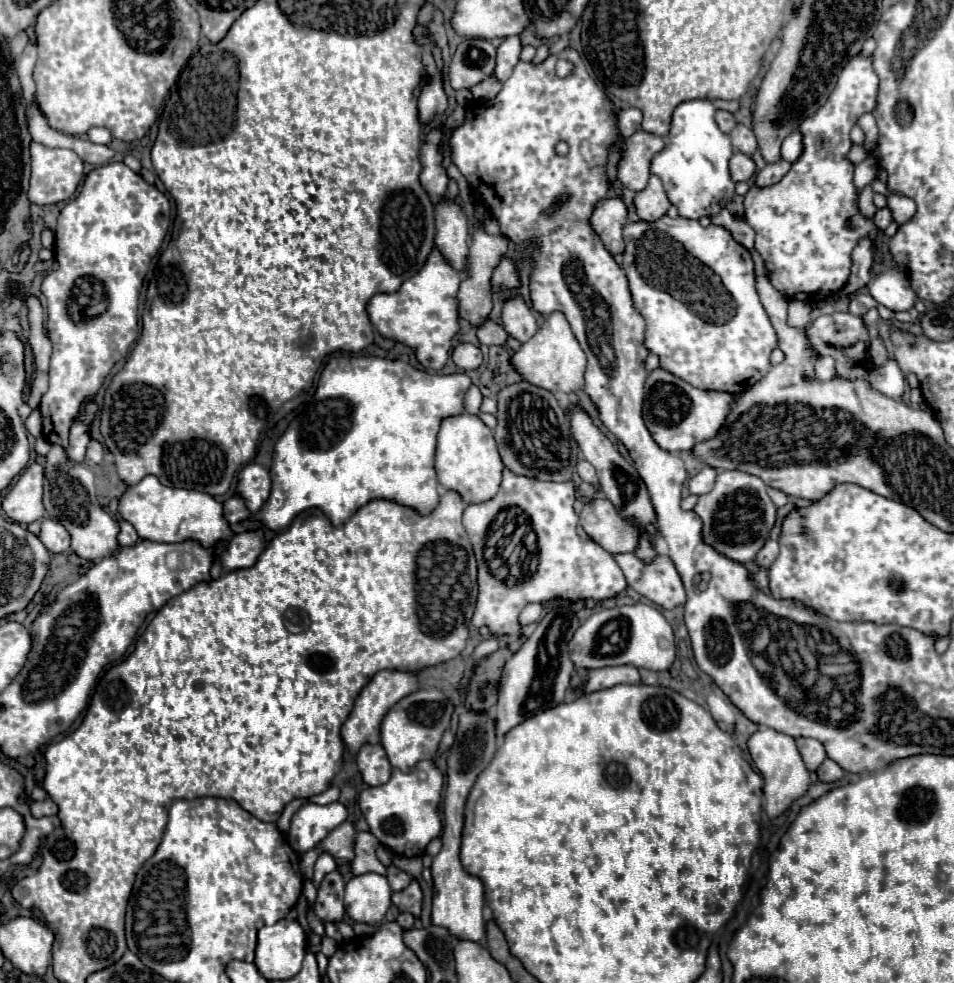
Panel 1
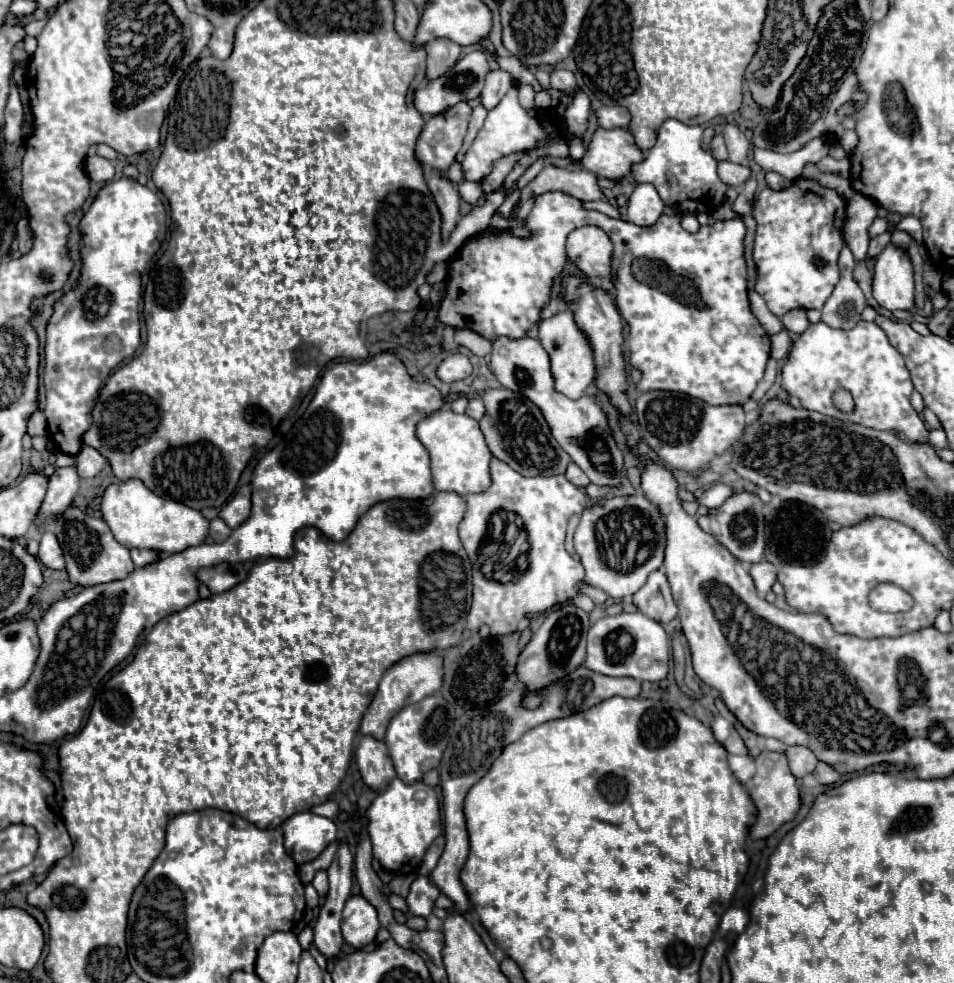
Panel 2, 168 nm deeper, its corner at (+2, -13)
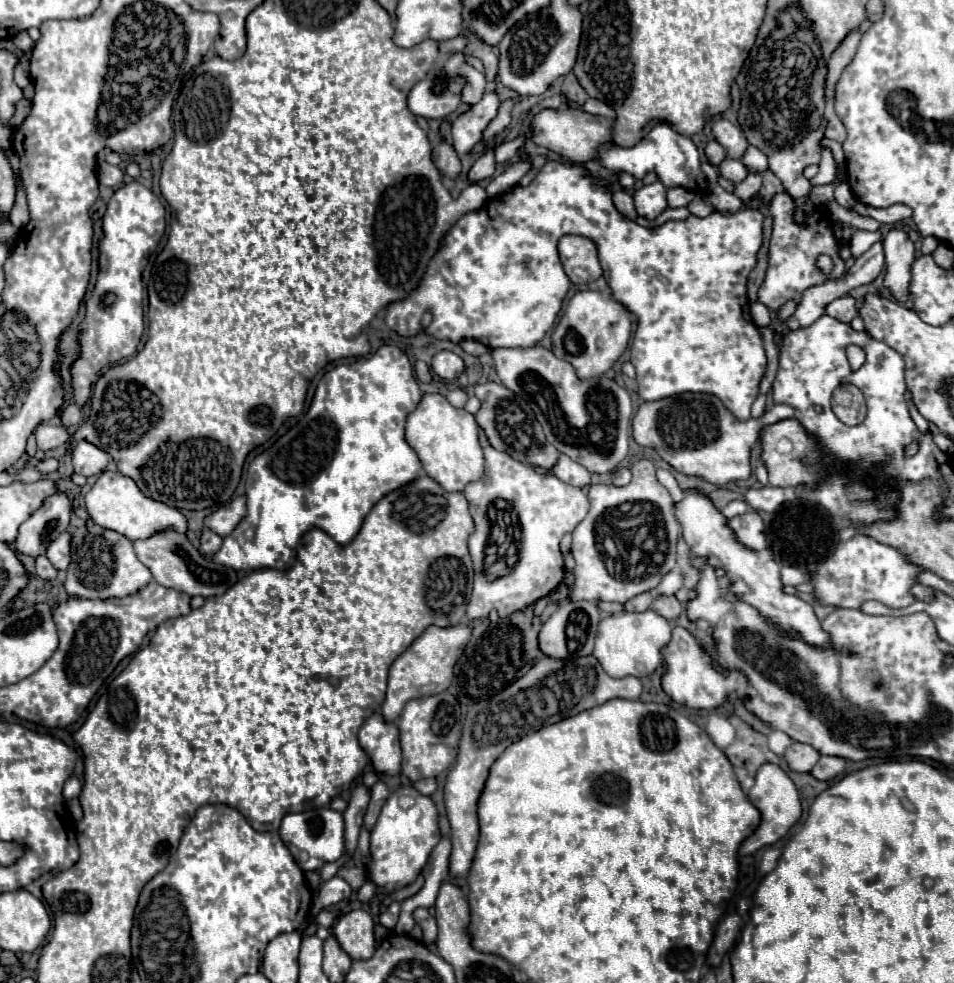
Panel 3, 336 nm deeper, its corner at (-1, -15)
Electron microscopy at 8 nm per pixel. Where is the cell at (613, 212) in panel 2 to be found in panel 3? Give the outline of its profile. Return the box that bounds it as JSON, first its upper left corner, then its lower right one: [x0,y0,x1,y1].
[635,207,689,227]

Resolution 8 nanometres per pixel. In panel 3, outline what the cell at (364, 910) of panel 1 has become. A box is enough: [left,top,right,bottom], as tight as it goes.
[331,909,375,959]

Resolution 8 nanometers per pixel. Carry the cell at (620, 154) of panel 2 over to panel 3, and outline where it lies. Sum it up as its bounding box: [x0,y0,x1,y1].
[531,107,611,163]

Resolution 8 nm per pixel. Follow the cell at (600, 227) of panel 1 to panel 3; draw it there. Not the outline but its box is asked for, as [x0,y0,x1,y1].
[557,235,603,285]

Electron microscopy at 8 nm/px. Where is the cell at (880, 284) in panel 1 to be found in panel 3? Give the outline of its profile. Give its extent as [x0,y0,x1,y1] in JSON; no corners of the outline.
[883,229,915,301]

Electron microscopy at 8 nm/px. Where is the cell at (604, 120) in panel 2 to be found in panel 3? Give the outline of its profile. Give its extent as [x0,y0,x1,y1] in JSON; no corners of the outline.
[583,97,615,119]

